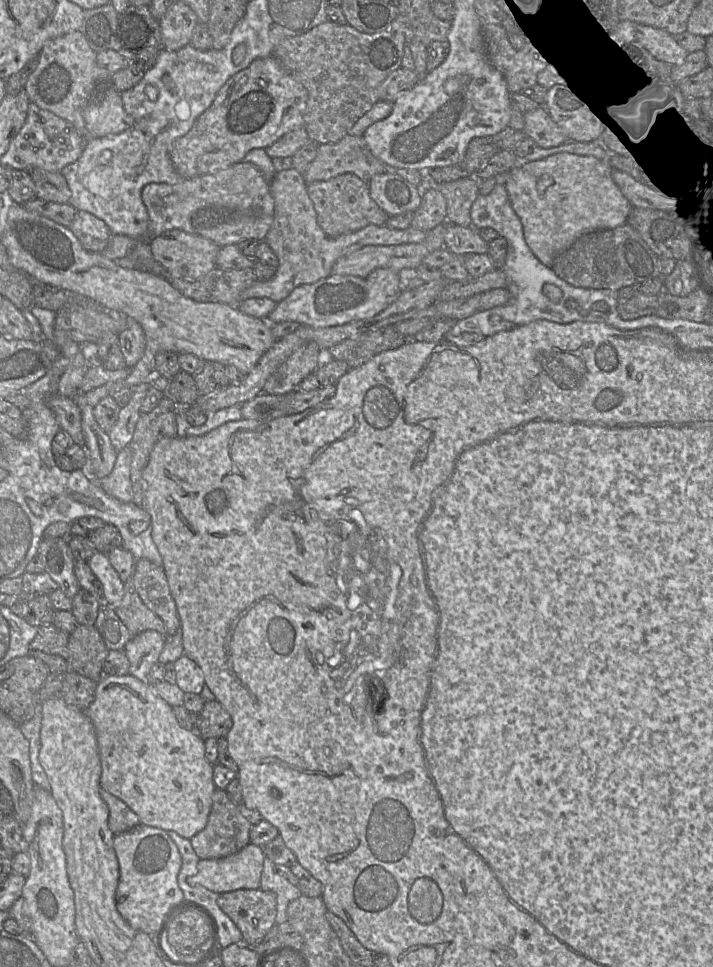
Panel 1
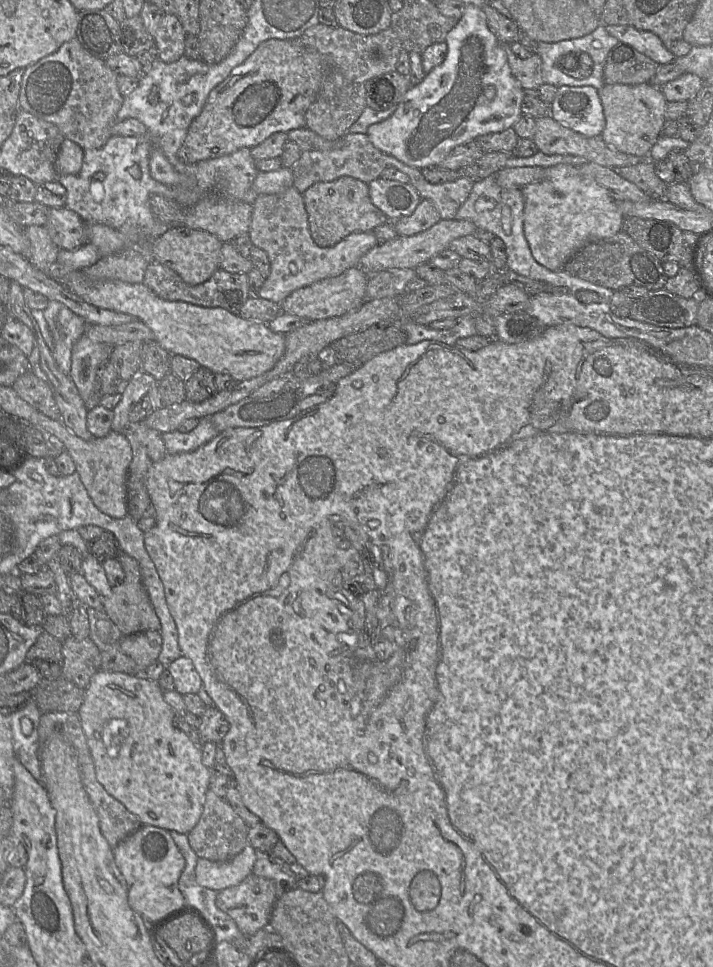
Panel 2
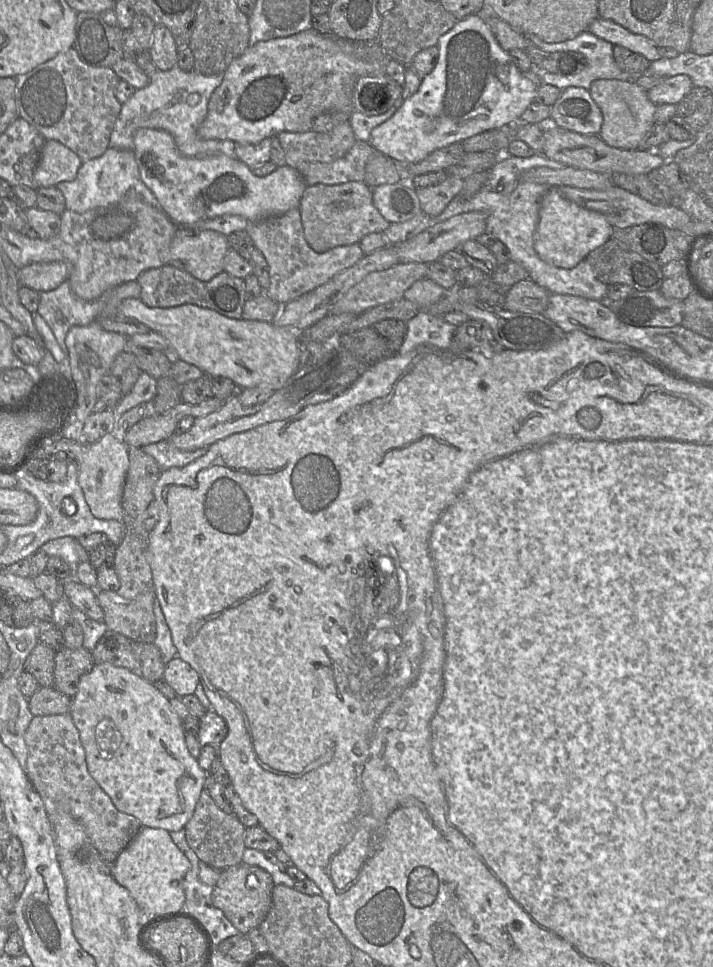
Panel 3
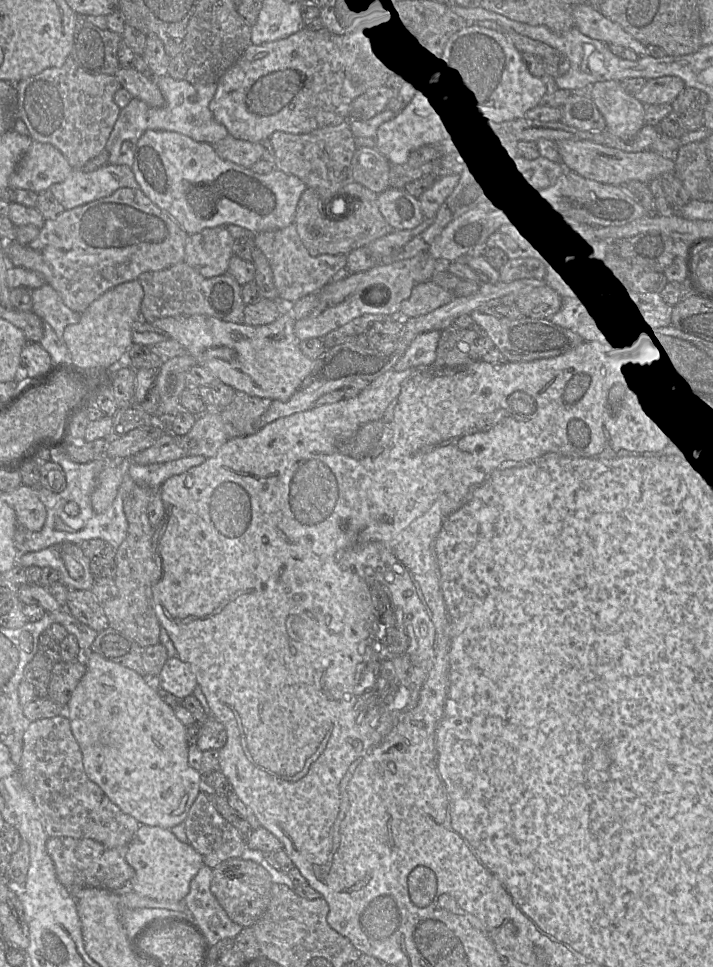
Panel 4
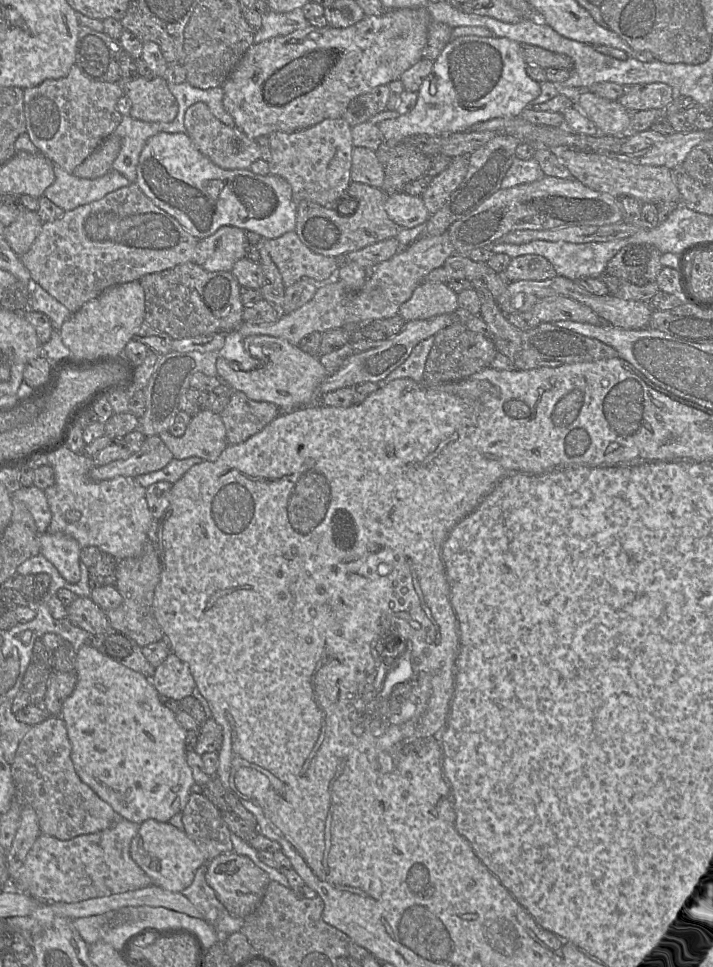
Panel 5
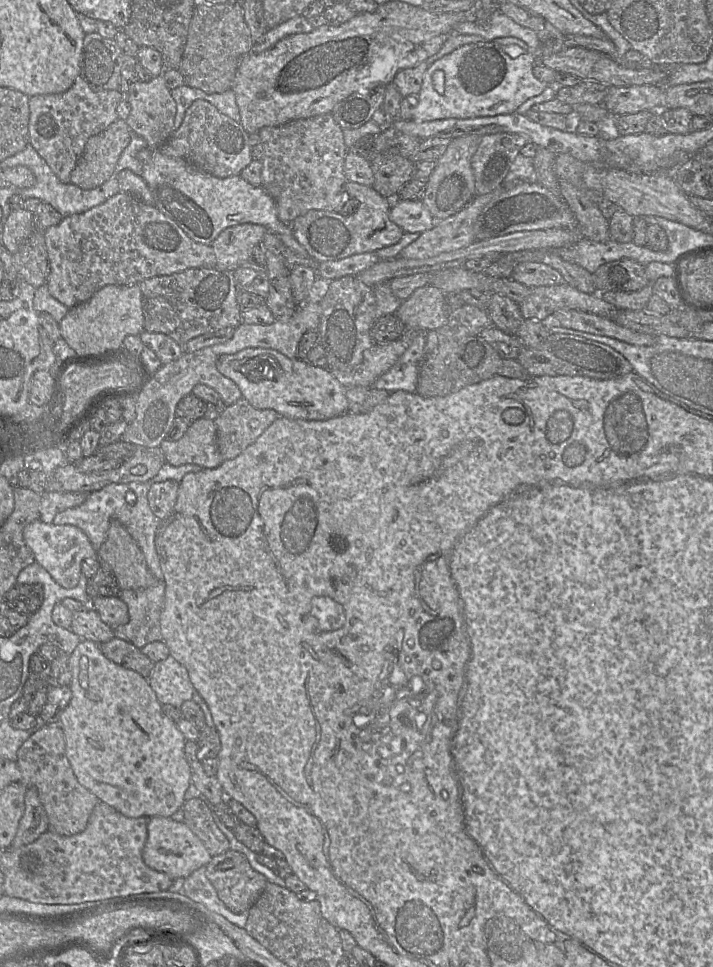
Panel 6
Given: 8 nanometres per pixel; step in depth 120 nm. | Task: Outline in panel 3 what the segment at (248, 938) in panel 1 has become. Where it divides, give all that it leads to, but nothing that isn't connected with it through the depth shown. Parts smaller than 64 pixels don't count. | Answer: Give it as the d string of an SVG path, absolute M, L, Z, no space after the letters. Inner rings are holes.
M239 863L223 869L212 892L213 905L223 911L226 918L241 934L247 935L258 928L266 918L272 904L273 878L259 866Z

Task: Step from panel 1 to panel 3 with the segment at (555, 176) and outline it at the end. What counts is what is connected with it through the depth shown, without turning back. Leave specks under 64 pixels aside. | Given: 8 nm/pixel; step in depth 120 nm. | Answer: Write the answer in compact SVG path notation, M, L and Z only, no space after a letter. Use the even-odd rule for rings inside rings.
M550 188L543 196L539 220L534 233L534 249L541 260L563 269L571 269L597 247L611 238L613 227L606 217L562 197L558 188Z

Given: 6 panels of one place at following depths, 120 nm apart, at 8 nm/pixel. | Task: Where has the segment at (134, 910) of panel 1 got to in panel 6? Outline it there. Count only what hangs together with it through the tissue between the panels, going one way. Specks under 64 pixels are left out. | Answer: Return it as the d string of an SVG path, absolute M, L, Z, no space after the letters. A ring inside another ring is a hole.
M154 816L148 820L147 833L147 840L142 851L145 864L167 874L175 882L180 882L195 870L206 866L212 859L202 841L184 822L176 822L170 817Z

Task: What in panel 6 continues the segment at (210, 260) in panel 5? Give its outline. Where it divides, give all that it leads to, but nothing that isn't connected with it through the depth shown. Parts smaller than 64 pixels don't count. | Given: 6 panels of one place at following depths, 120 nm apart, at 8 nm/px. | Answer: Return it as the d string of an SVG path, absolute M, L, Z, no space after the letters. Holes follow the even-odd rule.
M251 223L224 229L211 244L216 256L215 268L234 272L250 260L253 248L262 243L267 232L266 227Z

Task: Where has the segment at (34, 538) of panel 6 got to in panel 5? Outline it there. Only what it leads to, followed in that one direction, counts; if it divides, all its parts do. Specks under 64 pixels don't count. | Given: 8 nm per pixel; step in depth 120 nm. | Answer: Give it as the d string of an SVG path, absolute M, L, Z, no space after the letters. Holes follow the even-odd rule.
M41 533L39 535L40 554L50 561L60 575L69 583L80 580L80 550L79 543L64 533Z

